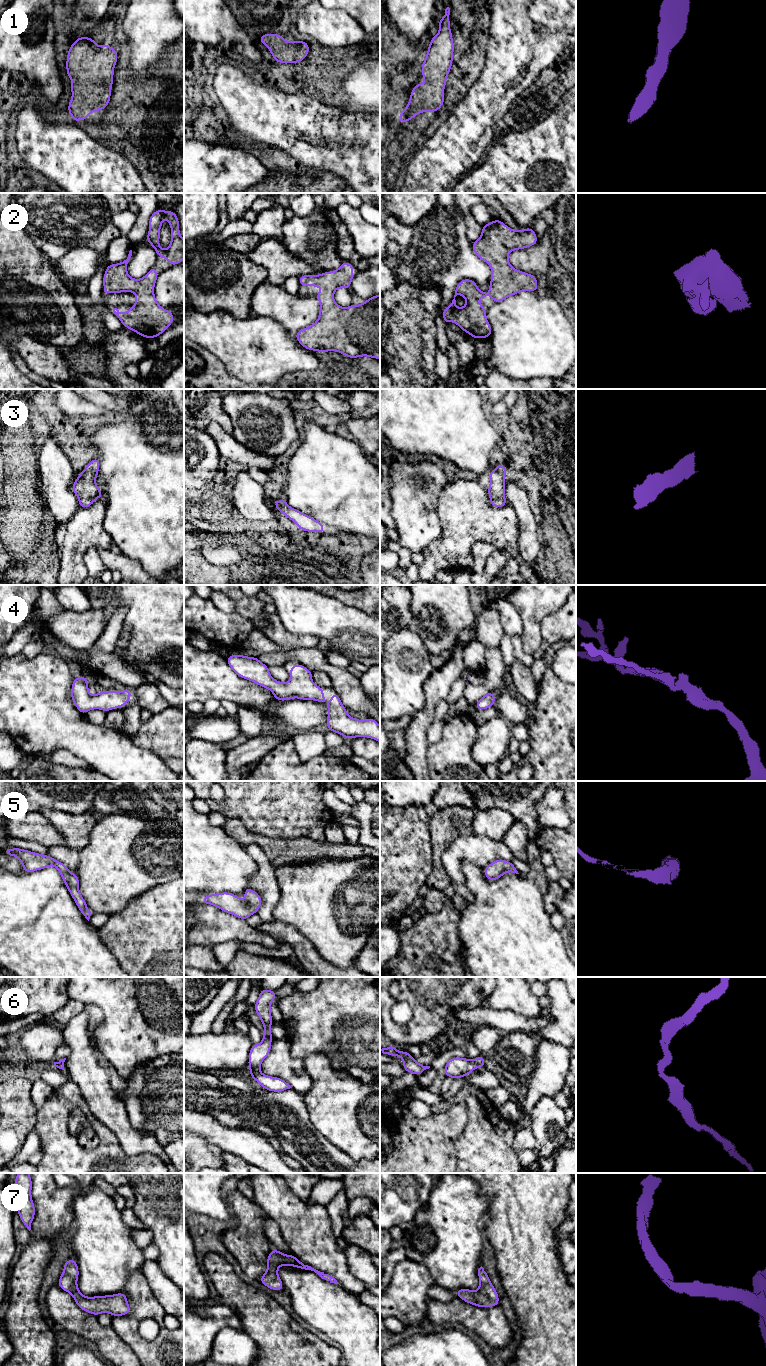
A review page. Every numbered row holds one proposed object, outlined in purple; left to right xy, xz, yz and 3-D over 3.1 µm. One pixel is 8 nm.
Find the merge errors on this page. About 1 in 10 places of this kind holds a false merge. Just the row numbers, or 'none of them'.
none of them

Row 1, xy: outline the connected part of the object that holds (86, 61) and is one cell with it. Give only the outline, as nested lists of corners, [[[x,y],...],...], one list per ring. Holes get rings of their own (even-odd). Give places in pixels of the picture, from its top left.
[[[78,37],[70,46],[66,70],[73,82],[68,113],[74,122],[87,120],[91,112],[107,108],[117,59],[118,53],[109,43],[97,46],[89,37]]]

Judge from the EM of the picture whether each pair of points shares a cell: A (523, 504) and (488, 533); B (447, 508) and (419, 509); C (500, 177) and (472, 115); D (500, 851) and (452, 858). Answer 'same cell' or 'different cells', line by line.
A: different cells
B: different cells
C: different cells
D: same cell

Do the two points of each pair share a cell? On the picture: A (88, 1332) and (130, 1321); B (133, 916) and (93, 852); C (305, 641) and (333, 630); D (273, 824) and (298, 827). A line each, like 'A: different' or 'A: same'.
A: different
B: different
C: different
D: same

